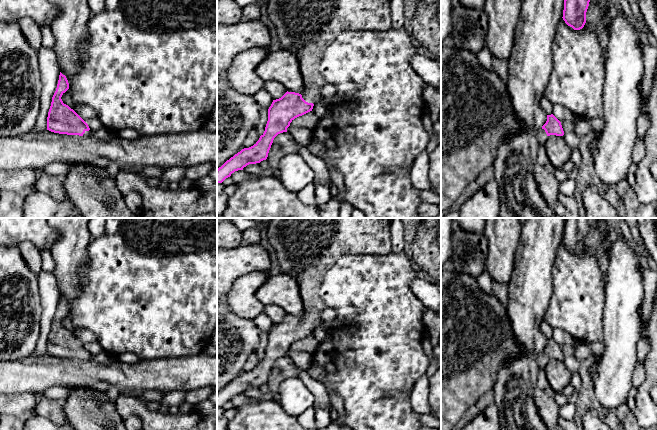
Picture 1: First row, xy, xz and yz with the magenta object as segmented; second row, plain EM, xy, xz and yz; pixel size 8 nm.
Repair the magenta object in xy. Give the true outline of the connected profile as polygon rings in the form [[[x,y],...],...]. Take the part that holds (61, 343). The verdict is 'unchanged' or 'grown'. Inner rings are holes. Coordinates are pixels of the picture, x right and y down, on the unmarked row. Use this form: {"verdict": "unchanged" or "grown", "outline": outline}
{"verdict": "grown", "outline": [[[60,296],[48,336],[47,354],[59,358],[92,360],[94,355],[89,352],[88,348],[73,333],[63,327],[61,321],[68,313],[68,304]]]}

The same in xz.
{"verdict": "grown", "outline": [[[273,218],[268,223],[269,243],[276,252],[281,273],[292,276],[299,286],[304,305],[304,315],[302,318],[287,315],[281,322],[273,324],[268,333],[268,345],[264,357],[253,370],[242,373],[217,393],[217,407],[222,407],[232,397],[243,394],[249,388],[266,384],[274,362],[280,357],[287,356],[287,352],[295,342],[312,335],[314,328],[323,324],[322,312],[327,307],[320,298],[319,291],[325,274],[338,258],[350,254],[382,256],[391,253],[390,221],[391,218]]]}

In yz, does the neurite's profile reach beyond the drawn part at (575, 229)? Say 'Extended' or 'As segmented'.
As segmented

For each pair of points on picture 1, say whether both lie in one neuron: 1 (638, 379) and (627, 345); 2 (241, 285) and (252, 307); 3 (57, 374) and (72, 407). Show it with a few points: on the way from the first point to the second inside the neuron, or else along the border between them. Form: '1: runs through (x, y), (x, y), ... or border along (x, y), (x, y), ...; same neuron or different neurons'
1: border along (637, 361), (632, 374), (632, 386); different neurons
2: runs through (242, 290), (242, 297), (247, 302); same neuron
3: border along (91, 386), (70, 387), (68, 389); different neurons

